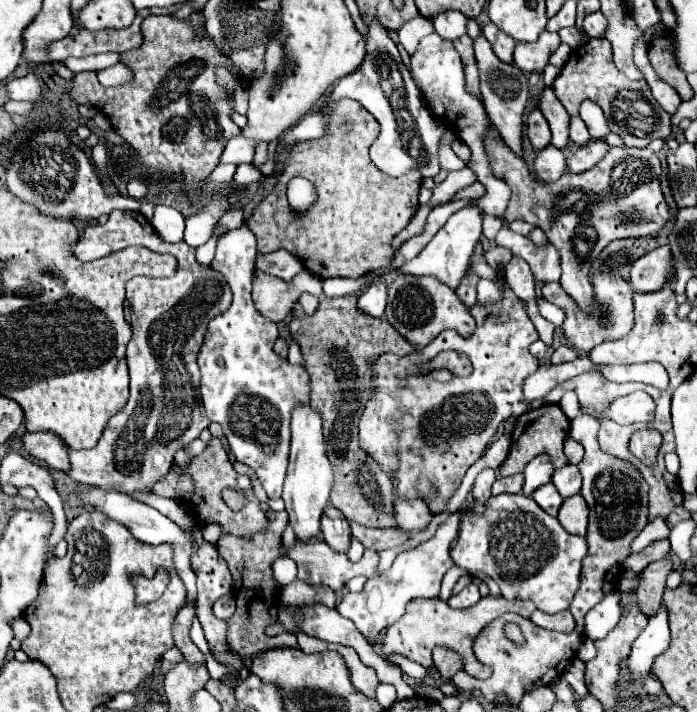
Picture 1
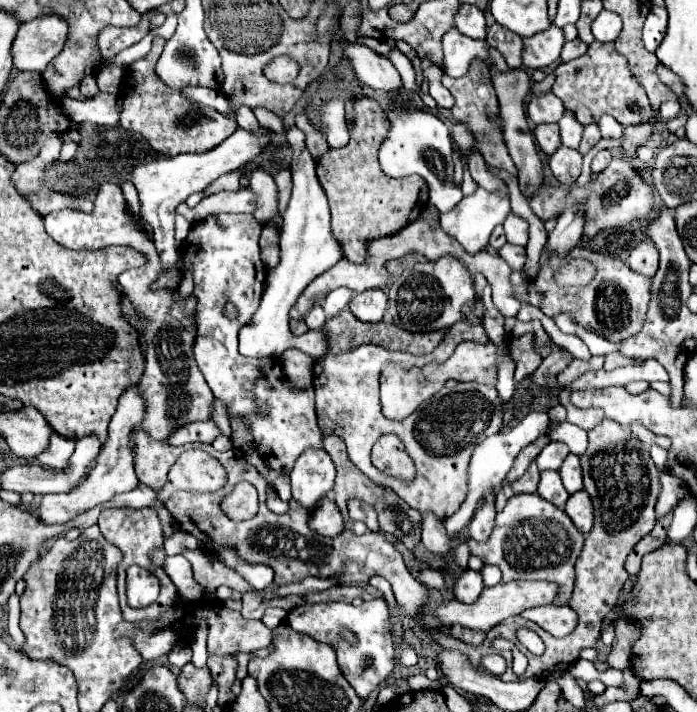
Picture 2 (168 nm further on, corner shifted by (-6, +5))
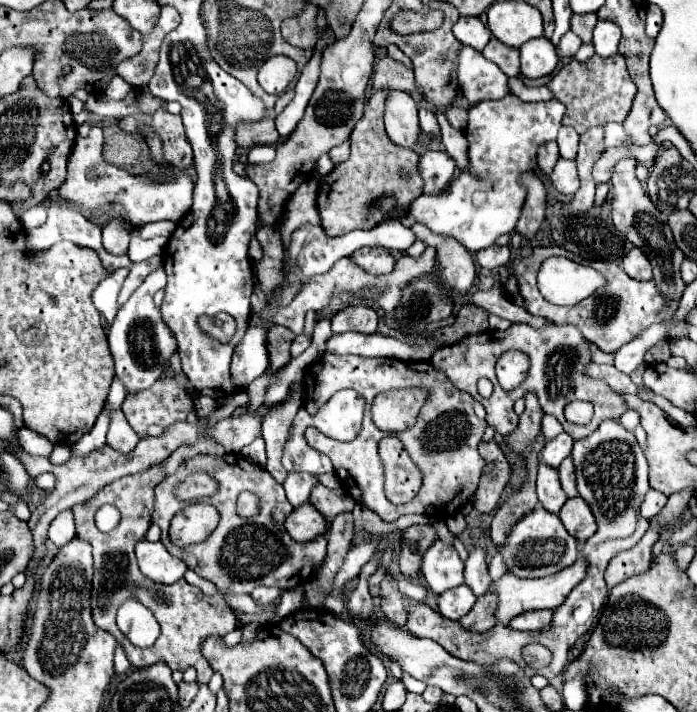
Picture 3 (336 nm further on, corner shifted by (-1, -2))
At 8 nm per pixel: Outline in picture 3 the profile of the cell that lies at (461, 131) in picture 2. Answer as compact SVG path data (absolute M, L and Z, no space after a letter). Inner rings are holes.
M448 108L446 110L446 118L458 130L466 128L466 124L468 124L468 112L464 108Z

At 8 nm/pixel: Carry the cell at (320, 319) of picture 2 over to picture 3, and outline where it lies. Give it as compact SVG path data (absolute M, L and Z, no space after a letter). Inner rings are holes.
M298 334L296 336L296 340L292 342L292 356L298 356L298 354L302 354L308 346L310 346L310 342L312 342L312 336L308 336L308 334Z

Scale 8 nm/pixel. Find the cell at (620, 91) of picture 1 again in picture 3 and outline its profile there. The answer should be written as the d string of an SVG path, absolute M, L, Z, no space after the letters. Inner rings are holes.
M614 54L610 58L592 56L586 62L570 60L552 76L548 88L554 94L554 100L566 106L562 124L572 126L578 134L586 132L592 126L602 126L606 122L624 122L632 108L634 92L638 90L632 84L630 74L626 70L626 62L620 54Z

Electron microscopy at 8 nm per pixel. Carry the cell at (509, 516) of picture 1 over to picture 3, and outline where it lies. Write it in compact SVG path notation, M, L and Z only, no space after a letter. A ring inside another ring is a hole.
M534 508L510 528L506 544L498 546L498 552L502 554L510 574L520 578L542 578L542 576L558 574L560 570L574 564L578 556L576 546L578 540L568 534L558 514L552 514L544 508Z

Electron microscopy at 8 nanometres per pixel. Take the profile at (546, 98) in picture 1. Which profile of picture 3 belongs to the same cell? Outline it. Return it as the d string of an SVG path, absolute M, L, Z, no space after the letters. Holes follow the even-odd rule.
M562 126L560 132L558 132L558 146L560 146L560 156L562 158L568 158L568 160L574 160L576 158L576 150L578 150L578 132L570 126Z

